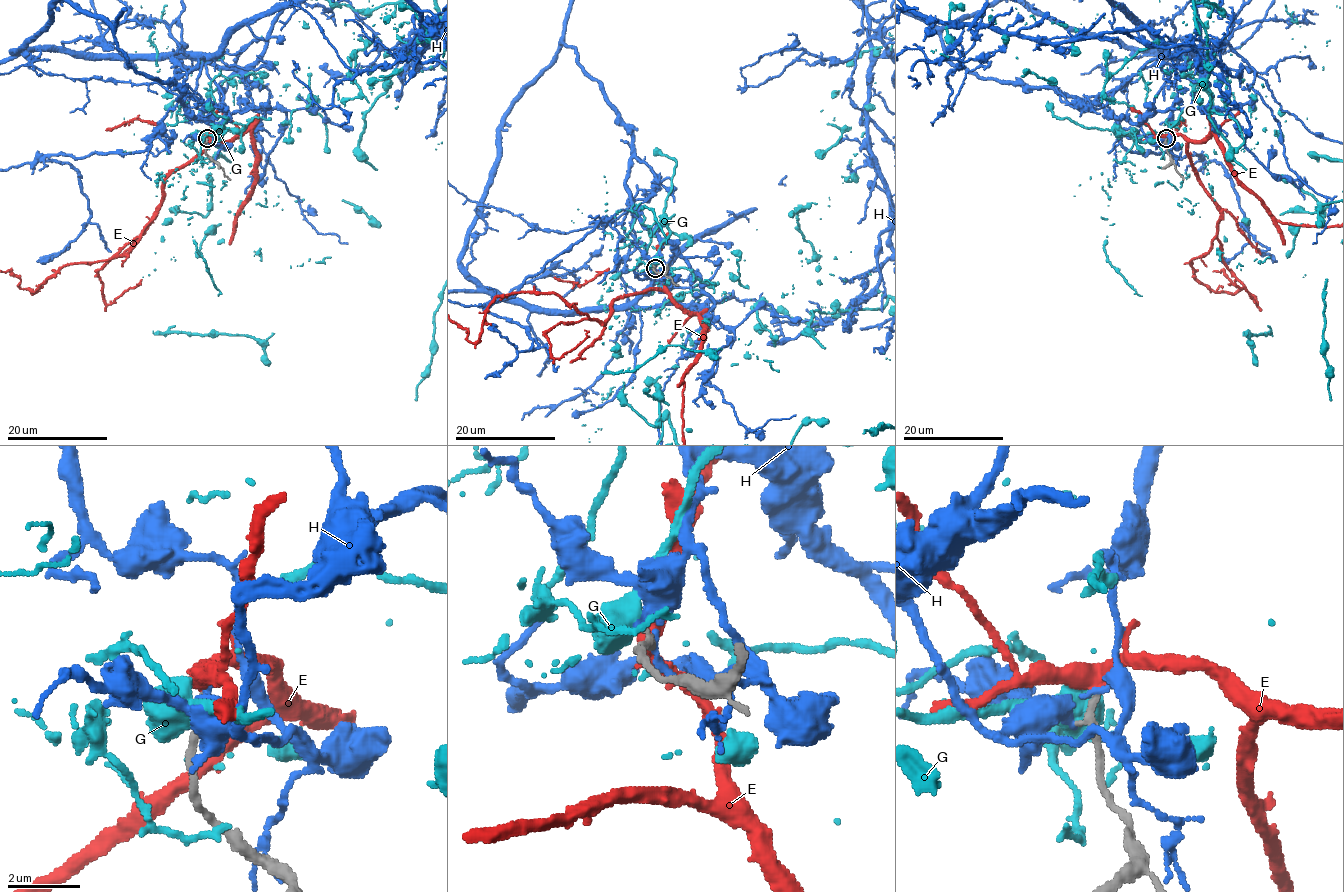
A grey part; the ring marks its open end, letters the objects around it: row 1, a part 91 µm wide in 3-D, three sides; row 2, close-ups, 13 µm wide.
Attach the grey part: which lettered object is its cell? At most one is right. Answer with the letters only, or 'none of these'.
E

